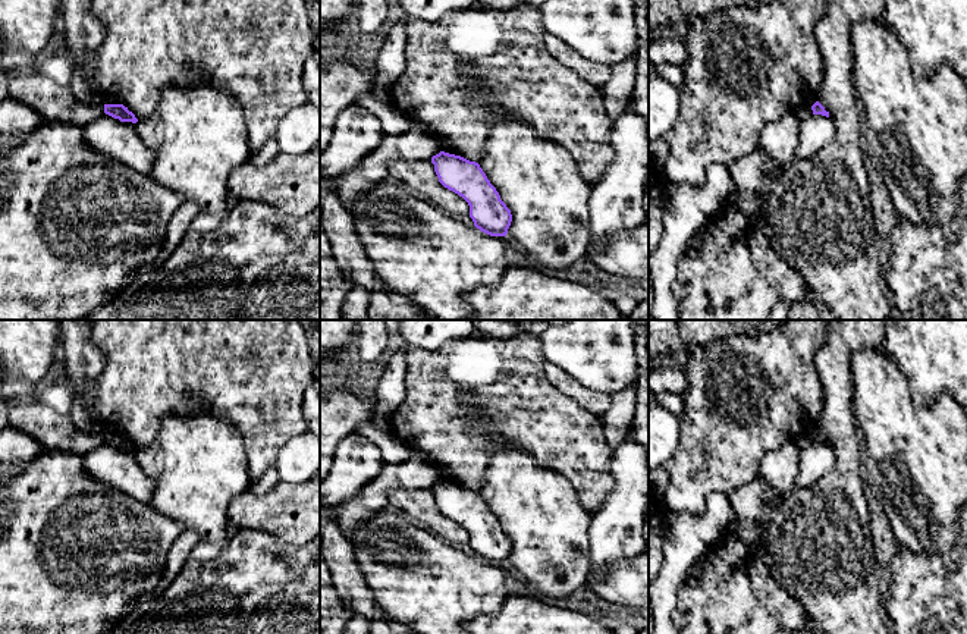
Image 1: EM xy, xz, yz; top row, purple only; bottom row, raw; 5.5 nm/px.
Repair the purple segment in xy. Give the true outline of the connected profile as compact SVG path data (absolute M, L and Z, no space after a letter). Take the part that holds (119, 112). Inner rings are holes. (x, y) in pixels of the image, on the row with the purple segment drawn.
M104 104L104 113L114 119L119 119L120 122L138 122L135 114L129 112L123 104Z

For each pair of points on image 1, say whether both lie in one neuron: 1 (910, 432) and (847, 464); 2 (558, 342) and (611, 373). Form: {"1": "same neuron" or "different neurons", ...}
{"1": "different neurons", "2": "same neuron"}

